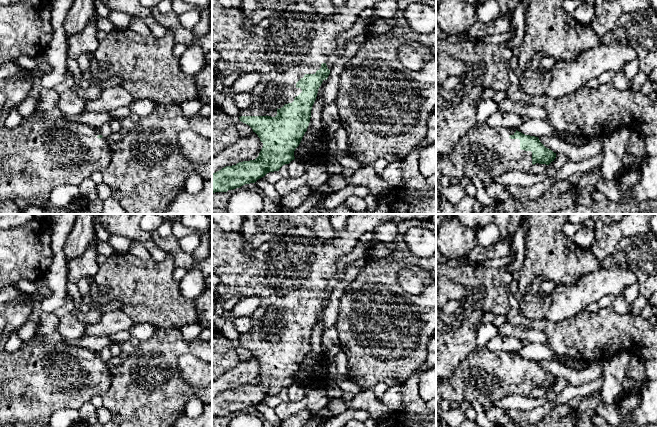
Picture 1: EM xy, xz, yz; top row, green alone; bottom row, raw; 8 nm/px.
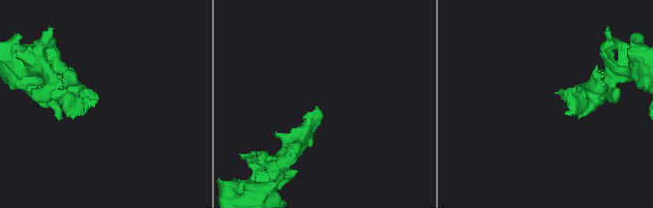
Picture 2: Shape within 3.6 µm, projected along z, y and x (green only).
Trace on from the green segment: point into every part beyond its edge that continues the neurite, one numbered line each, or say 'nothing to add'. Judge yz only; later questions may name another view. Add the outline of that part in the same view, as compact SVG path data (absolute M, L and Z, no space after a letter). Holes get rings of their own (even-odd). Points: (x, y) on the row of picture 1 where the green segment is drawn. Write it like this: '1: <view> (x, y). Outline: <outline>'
1: yz (485, 152). Outline: M477 124L460 138L450 153L438 160L441 176L451 181L476 176L487 187L506 172L529 173L532 152L521 150L520 140L509 137L515 132L513 128Z

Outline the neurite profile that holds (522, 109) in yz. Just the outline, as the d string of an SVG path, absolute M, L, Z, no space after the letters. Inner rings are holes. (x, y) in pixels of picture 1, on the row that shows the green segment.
M506 97L499 103L499 111L512 112L522 118L534 118L546 120L547 113L543 107L534 104L527 104L524 102L514 101Z

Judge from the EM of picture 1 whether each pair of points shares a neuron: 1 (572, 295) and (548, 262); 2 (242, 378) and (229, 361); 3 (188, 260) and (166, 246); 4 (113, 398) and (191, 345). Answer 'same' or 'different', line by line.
1: different
2: different
3: same
4: same

